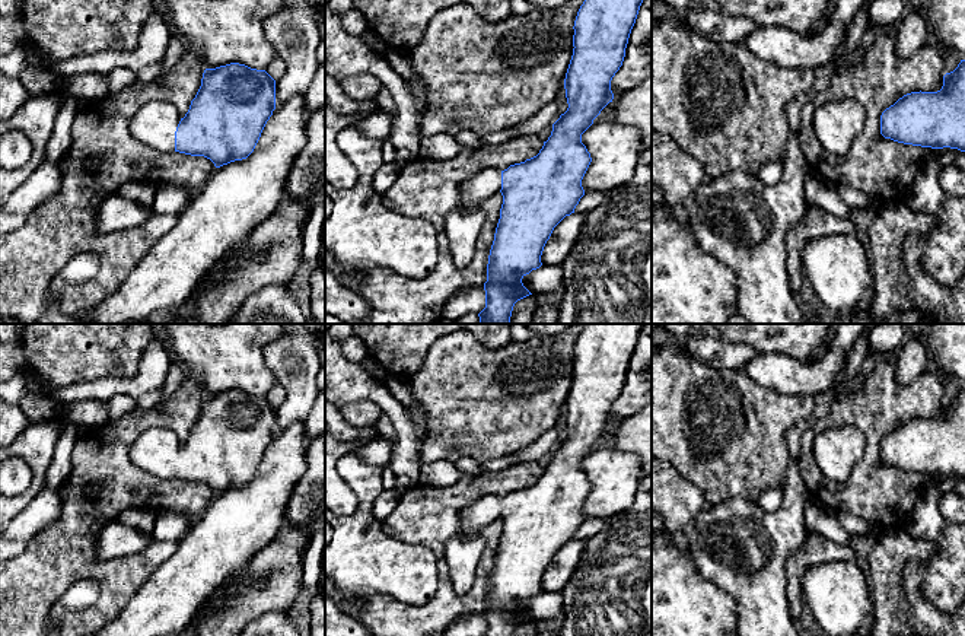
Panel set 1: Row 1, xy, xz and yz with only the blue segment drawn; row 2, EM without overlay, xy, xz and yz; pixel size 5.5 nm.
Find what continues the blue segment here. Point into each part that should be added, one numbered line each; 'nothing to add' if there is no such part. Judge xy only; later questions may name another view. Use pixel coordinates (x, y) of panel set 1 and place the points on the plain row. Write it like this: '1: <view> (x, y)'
1: xy (155, 450)

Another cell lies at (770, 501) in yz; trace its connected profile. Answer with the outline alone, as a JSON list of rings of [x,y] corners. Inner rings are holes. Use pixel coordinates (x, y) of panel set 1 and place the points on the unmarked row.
[[[783,489],[765,490],[757,500],[764,512],[775,512],[783,503]]]

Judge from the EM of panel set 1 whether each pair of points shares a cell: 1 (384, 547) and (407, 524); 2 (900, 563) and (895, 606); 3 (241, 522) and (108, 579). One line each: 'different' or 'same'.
1: different
2: same
3: different

